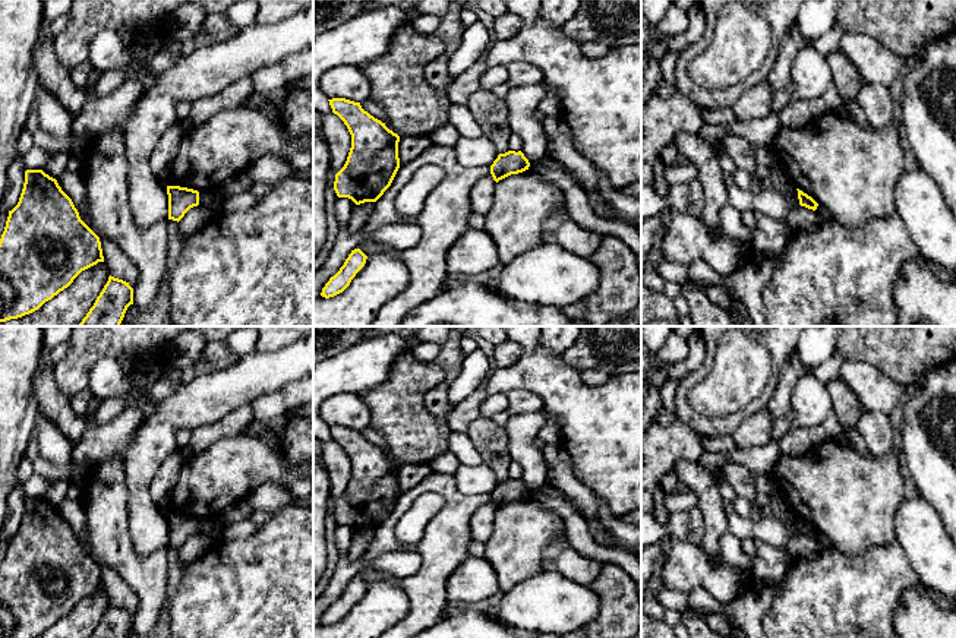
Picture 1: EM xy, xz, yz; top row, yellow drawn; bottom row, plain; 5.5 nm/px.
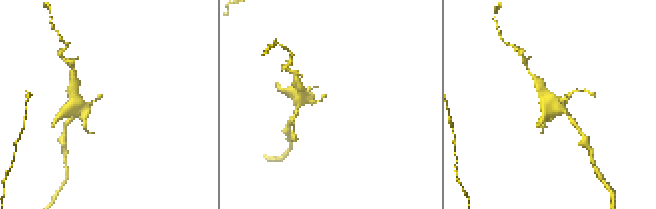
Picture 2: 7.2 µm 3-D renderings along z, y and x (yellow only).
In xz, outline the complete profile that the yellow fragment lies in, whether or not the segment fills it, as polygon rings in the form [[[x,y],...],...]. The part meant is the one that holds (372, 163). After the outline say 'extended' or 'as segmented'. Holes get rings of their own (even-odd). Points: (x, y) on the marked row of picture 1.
[[[346,98],[328,101],[351,135],[351,148],[344,167],[335,174],[334,190],[356,205],[376,202],[400,168],[400,136],[365,111],[360,102]]] | as segmented

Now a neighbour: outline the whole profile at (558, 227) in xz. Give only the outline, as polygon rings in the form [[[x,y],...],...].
[[[553,209],[542,225],[542,241],[556,243],[581,258],[590,258],[600,246],[603,236],[575,222],[565,209]]]

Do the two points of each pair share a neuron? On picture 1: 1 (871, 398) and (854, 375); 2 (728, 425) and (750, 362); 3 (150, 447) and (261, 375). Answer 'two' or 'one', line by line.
1: one
2: two
3: one

